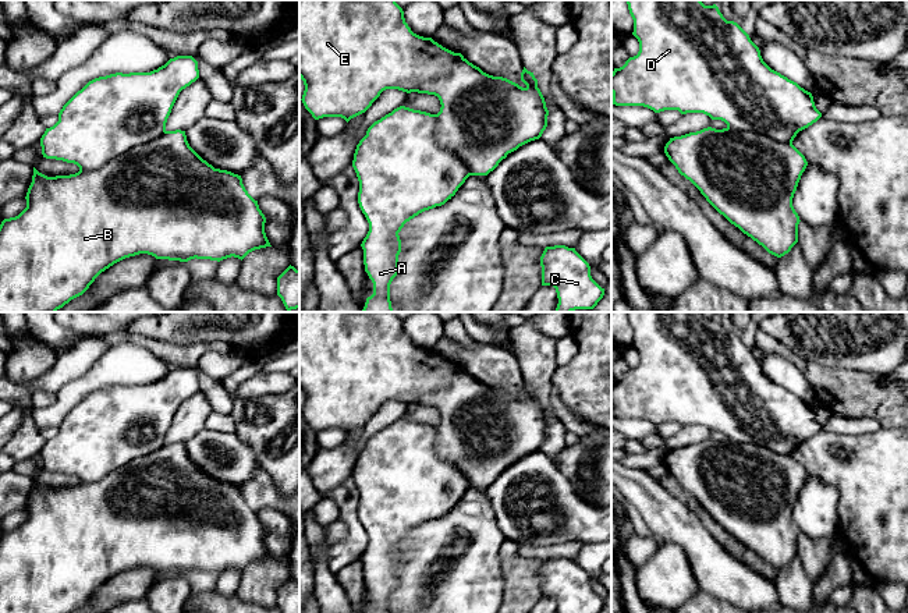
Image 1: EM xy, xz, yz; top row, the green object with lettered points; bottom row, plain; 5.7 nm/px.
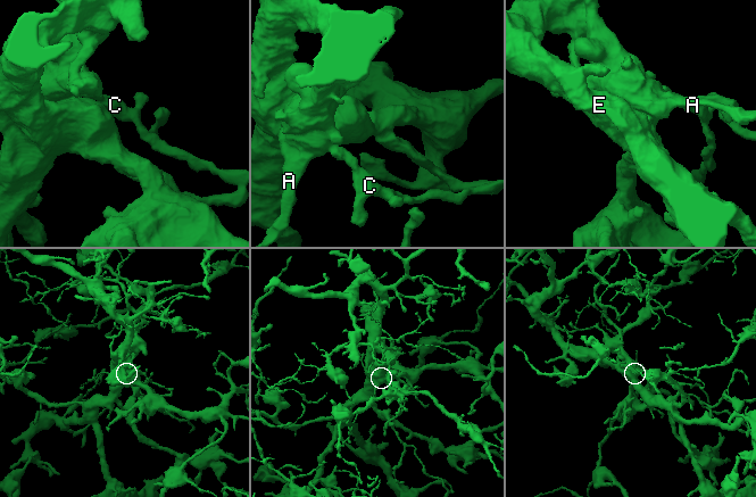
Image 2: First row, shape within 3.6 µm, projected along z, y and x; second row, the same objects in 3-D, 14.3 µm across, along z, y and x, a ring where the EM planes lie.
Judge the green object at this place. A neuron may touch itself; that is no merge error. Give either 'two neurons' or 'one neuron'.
two neurons

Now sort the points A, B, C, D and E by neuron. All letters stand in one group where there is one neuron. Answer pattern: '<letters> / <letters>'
A D / B C E

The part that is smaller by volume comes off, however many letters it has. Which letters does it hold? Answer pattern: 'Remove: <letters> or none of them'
Remove: A, D

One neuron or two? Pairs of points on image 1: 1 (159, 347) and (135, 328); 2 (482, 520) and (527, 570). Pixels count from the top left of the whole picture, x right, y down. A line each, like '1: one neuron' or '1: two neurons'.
1: two neurons
2: two neurons

